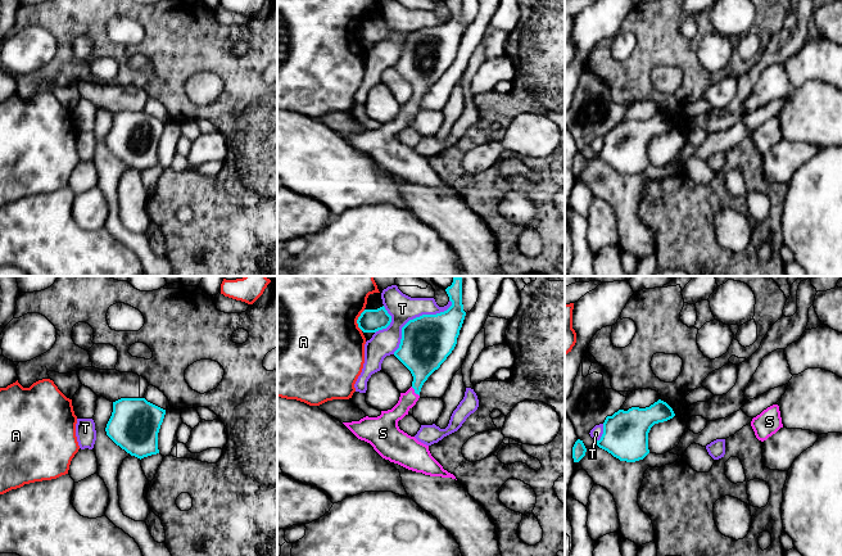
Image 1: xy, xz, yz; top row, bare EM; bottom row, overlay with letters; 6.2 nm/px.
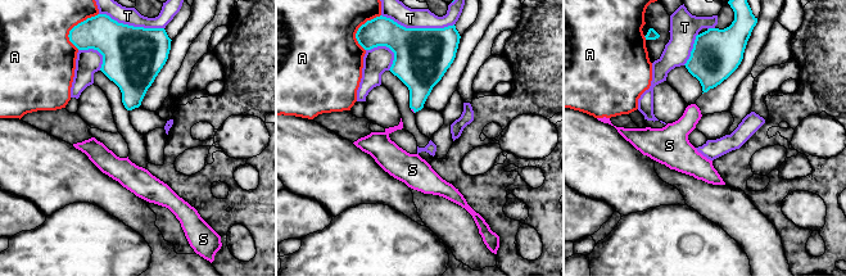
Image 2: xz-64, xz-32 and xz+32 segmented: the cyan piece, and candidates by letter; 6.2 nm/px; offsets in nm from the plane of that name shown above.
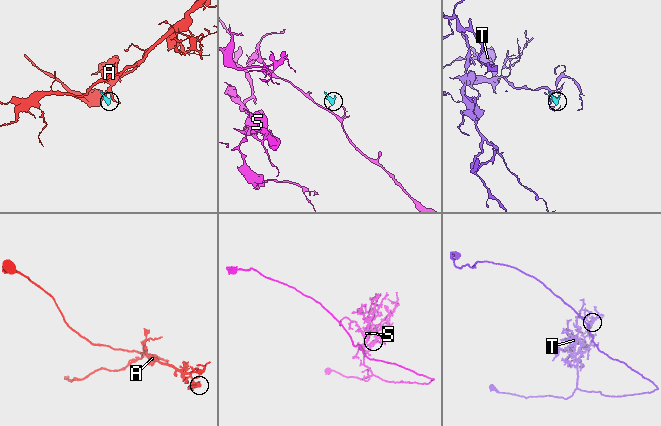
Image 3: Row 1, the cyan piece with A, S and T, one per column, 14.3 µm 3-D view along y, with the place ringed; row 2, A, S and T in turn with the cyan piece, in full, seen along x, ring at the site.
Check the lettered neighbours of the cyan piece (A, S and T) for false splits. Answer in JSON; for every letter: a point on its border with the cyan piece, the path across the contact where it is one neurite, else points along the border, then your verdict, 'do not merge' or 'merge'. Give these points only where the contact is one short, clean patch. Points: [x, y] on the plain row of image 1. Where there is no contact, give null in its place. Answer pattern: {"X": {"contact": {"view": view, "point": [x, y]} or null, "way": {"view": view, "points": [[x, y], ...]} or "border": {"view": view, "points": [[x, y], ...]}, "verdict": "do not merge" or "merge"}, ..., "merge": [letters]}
{"A": {"contact": {"view": "xz", "point": [357, 32]}, "verdict": "do not merge"}, "S": {"contact": {"view": "xz", "point": [415, 104]}, "way": {"view": "xz", "points": [[422, 66], [420, 90], [415, 104], [388, 134]]}, "verdict": "merge"}, "T": {"contact": {"view": "xz", "point": [416, 30]}, "verdict": "do not merge"}, "merge": ["S"]}

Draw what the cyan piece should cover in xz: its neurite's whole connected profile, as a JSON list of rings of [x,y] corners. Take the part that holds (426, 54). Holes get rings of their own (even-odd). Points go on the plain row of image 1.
[[[462,0],[445,1],[452,18],[436,27],[422,27],[402,40],[402,51],[394,68],[411,83],[412,99],[400,105],[398,116],[377,130],[343,135],[358,152],[370,155],[385,172],[430,189],[456,189],[431,168],[429,158],[399,141],[402,132],[420,110],[427,90],[440,80],[457,56],[466,24]]]

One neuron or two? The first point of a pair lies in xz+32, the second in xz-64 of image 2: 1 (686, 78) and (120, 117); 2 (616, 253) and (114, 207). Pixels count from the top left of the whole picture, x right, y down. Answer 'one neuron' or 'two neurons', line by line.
1: one neuron
2: two neurons

